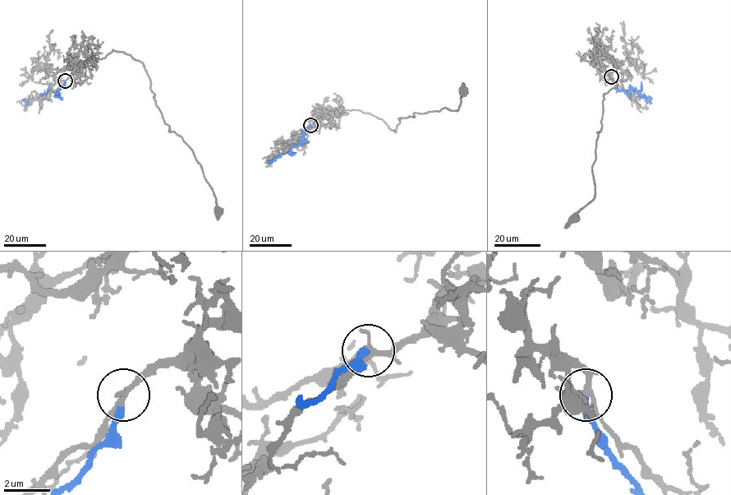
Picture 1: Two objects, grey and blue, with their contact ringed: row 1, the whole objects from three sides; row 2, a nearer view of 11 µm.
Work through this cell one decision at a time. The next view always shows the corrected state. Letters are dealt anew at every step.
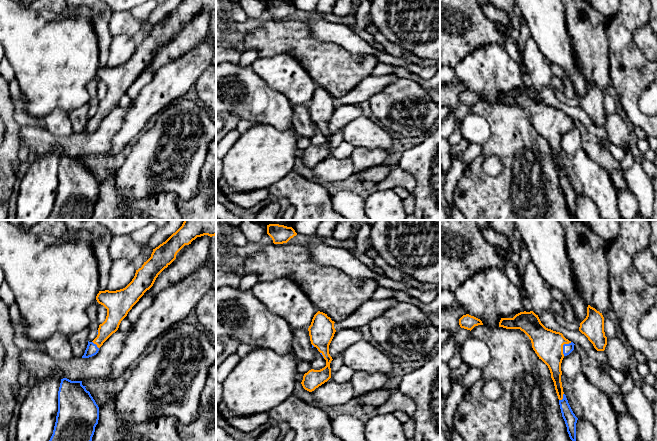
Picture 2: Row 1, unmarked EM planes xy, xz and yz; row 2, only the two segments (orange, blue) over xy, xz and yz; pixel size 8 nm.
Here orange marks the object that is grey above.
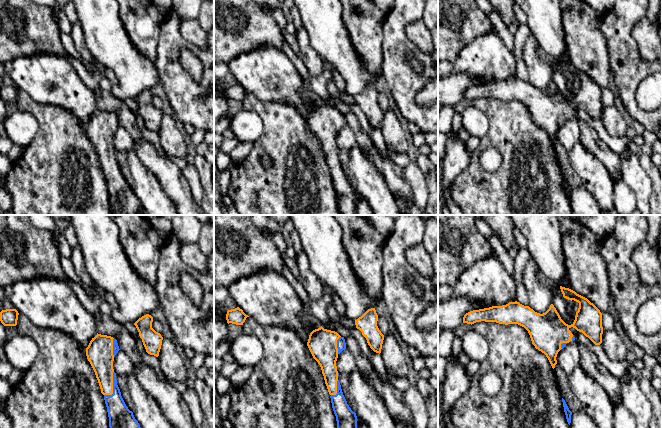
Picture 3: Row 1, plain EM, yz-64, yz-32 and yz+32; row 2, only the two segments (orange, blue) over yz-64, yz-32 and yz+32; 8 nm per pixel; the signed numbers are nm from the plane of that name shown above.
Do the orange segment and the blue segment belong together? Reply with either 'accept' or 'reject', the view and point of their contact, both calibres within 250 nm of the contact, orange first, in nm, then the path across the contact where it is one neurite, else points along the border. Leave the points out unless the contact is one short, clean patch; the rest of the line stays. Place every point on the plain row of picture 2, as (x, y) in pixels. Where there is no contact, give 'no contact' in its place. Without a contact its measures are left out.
accept; contact yz (562, 122); calibres 240 and 80 nm

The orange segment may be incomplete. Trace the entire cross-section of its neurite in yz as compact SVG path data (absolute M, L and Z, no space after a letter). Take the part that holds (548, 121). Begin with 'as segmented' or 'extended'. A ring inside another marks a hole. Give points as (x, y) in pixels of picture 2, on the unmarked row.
extended; M533 87L520 88L513 94L501 94L499 103L520 105L531 116L533 126L550 146L567 208L572 220L577 220L576 199L578 194L568 179L561 158L562 136L574 126L575 120L566 115L562 109L546 104Z

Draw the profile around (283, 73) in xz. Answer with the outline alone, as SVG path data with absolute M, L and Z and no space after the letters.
M286 53L258 58L252 68L272 89L286 96L293 107L308 105L318 88L300 61Z

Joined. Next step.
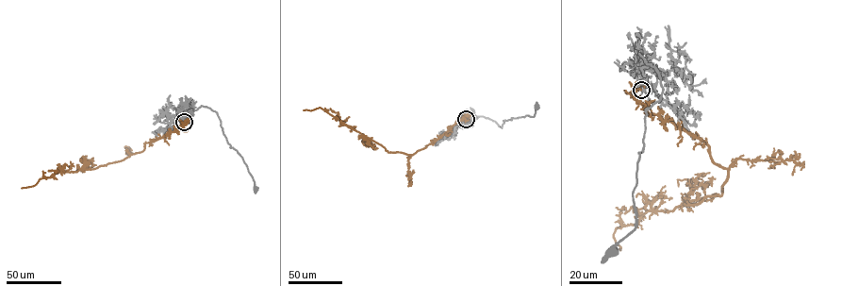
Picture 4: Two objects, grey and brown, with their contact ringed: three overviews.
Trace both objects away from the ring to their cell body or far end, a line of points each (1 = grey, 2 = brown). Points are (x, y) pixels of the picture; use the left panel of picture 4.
1: (184, 122), (189, 110), (202, 106), (215, 110), (227, 142), (241, 157), (255, 189)
2: (184, 121), (176, 131), (146, 142), (142, 151), (123, 159), (91, 169), (58, 172), (22, 188)

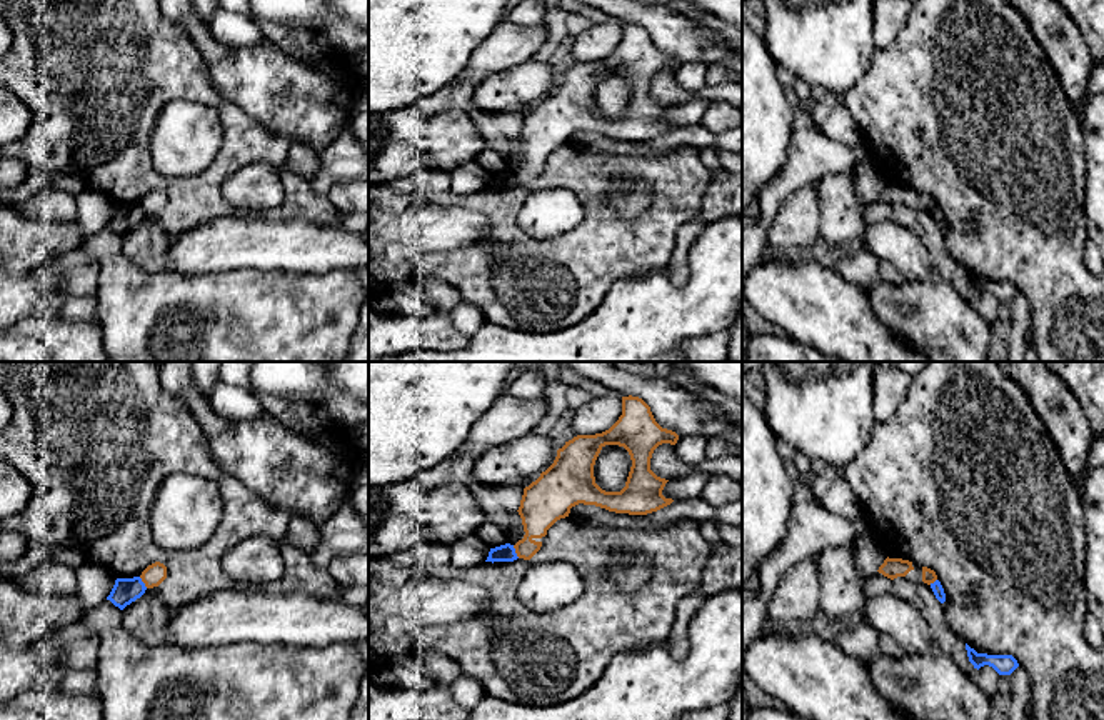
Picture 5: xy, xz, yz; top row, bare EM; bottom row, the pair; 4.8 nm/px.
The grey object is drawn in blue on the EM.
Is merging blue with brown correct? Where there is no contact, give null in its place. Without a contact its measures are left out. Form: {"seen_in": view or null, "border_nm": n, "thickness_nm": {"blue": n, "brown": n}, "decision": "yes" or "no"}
{"seen_in": "xz", "border_nm": 70, "thickness_nm": {"blue": 80, "brown": 190}, "decision": "no"}

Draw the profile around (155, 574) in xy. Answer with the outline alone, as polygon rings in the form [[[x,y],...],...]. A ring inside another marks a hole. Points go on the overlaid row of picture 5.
[[[155,562],[142,572],[140,578],[147,588],[158,587],[167,578],[167,567]]]

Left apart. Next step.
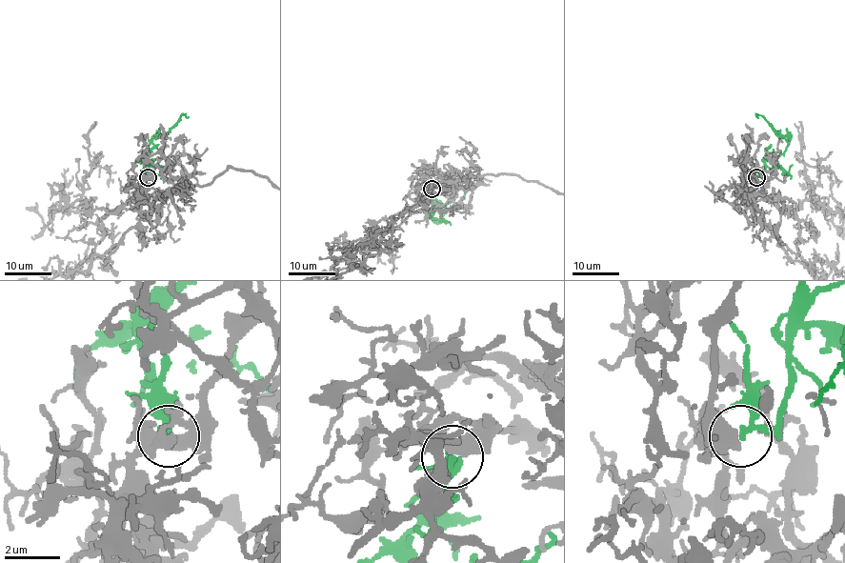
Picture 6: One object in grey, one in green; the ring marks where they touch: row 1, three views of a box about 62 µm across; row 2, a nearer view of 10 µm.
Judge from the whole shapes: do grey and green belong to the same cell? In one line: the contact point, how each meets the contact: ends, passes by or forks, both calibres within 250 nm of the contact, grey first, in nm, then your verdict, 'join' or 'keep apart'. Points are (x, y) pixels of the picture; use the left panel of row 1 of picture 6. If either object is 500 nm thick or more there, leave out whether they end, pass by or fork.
at (148, 177); grey passes by; green passes by; 440 nm thick on the grey side, 180 nm on the other; join

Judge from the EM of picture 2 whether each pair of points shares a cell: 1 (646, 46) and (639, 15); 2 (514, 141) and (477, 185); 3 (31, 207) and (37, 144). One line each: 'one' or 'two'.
1: two
2: one
3: two

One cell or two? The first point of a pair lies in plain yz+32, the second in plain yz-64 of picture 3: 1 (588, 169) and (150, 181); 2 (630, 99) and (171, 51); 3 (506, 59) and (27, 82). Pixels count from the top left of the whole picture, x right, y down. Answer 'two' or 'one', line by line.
1: one
2: one
3: one

